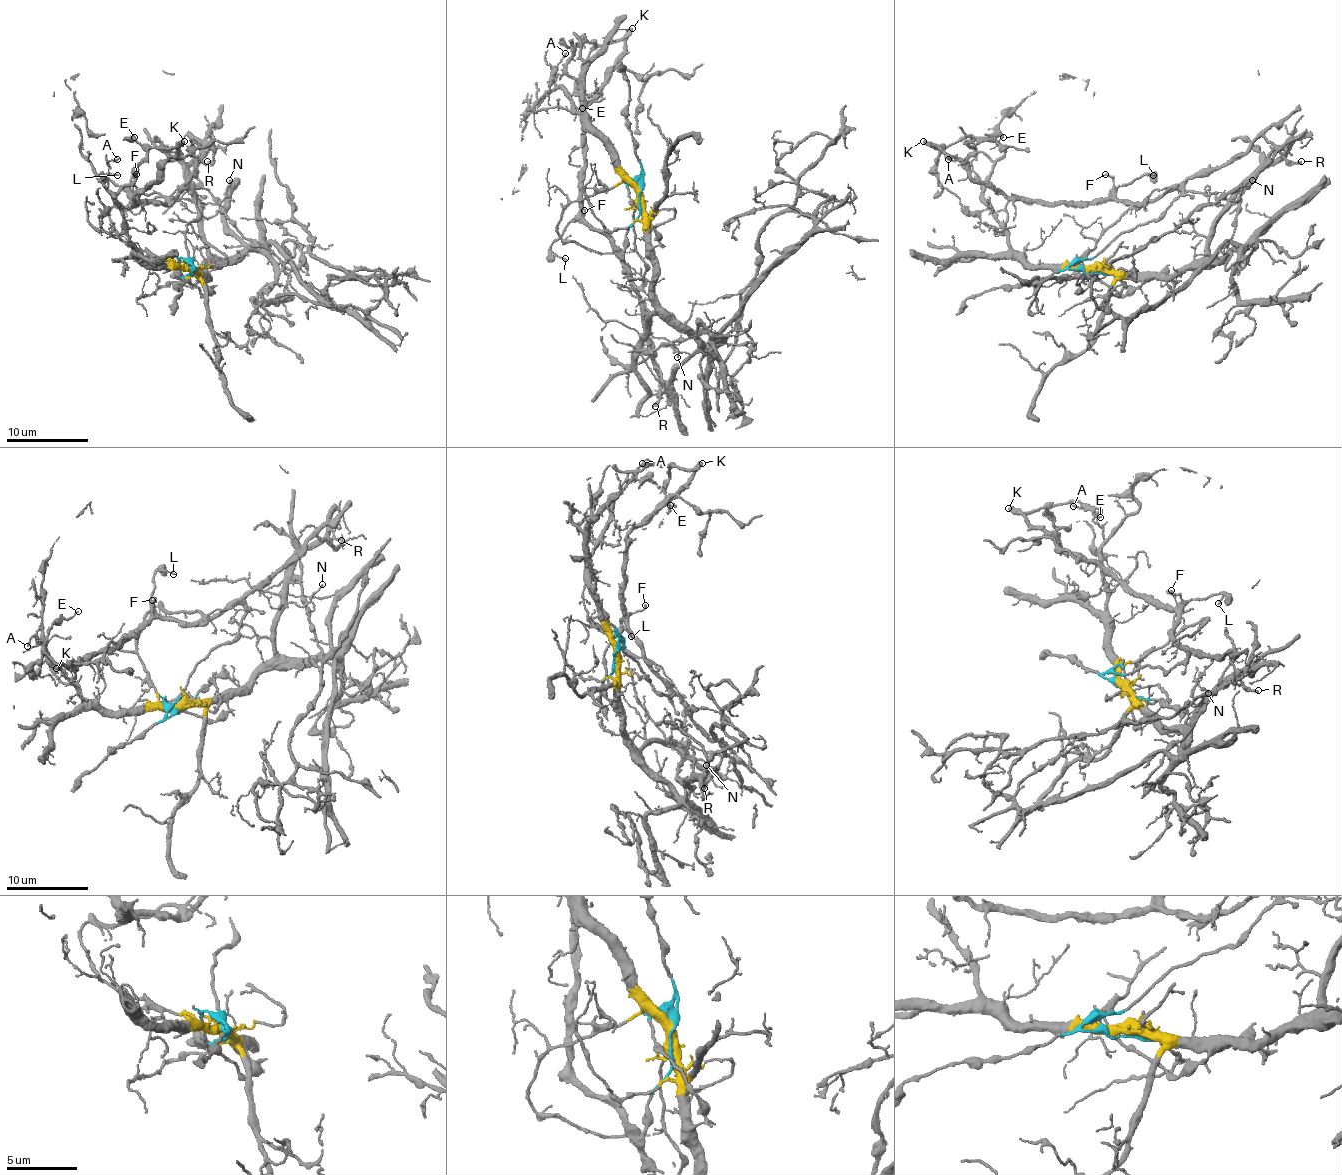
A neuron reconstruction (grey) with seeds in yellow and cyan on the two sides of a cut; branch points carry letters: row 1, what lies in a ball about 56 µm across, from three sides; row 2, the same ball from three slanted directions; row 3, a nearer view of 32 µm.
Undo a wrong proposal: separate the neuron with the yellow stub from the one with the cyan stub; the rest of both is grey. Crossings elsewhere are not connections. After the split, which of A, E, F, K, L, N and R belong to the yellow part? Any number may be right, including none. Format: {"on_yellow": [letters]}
{"on_yellow": ["A", "N"]}

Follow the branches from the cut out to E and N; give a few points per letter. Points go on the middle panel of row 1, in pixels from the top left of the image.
E: (640, 195), (638, 183), (638, 286), (582, 216), (584, 107), (621, 40), (584, 62), (582, 107)
N: (640, 195), (654, 310), (650, 316), (650, 333), (672, 343), (678, 351), (676, 357)

